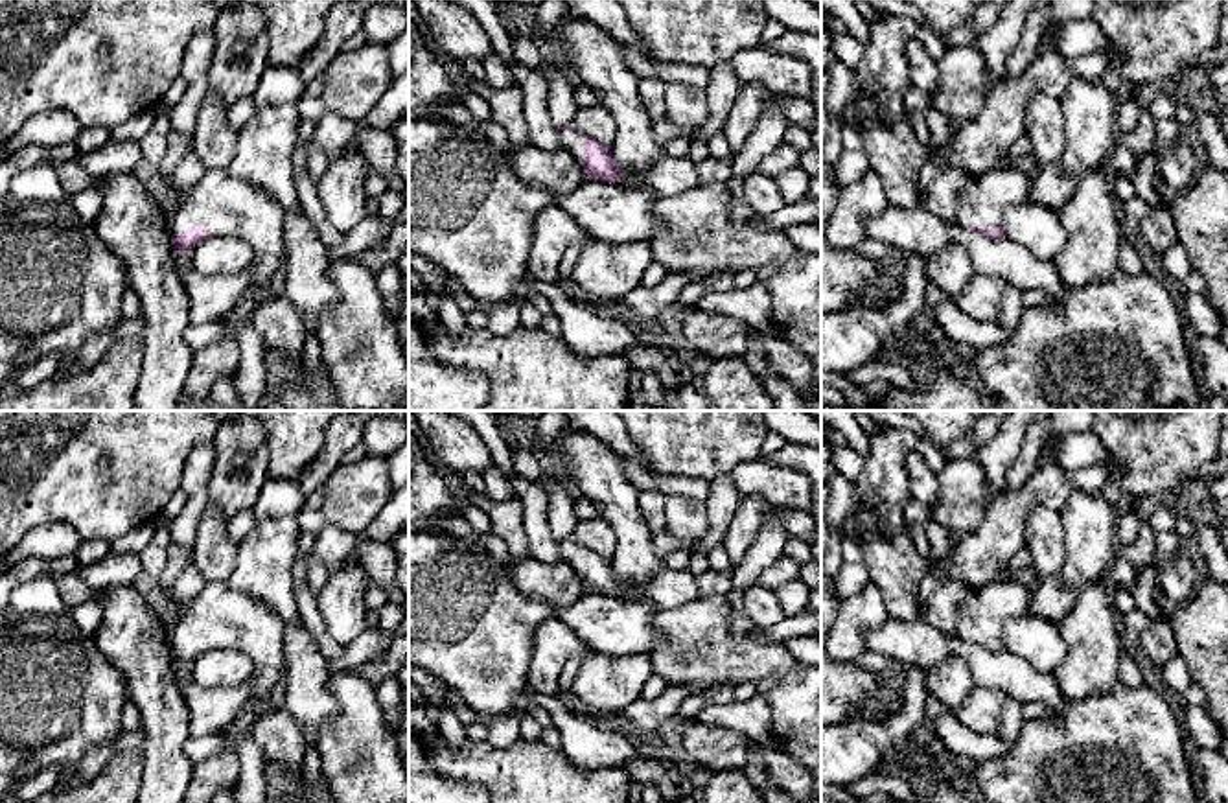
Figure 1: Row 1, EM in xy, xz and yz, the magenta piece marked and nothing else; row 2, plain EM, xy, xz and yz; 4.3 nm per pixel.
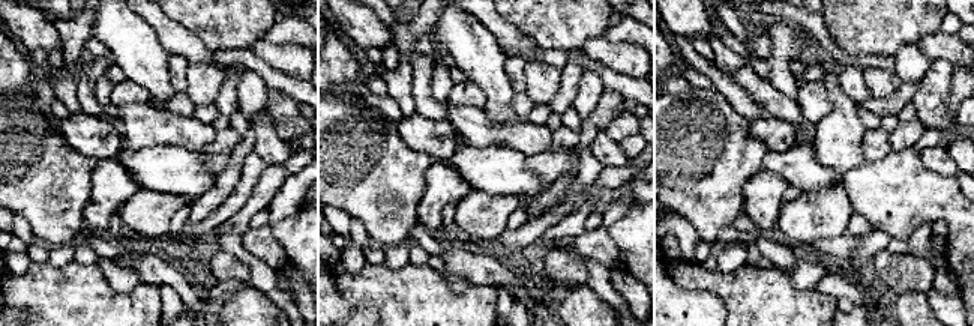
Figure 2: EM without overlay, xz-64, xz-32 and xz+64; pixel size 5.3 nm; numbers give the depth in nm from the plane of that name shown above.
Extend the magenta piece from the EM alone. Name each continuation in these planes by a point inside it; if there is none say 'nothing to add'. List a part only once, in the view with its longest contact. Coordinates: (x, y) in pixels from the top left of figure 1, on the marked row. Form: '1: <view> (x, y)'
1: xy (227, 207)

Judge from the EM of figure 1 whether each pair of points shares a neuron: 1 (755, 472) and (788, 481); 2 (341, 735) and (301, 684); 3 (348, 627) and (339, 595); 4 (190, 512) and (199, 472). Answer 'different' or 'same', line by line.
1: same
2: different
3: same
4: same

